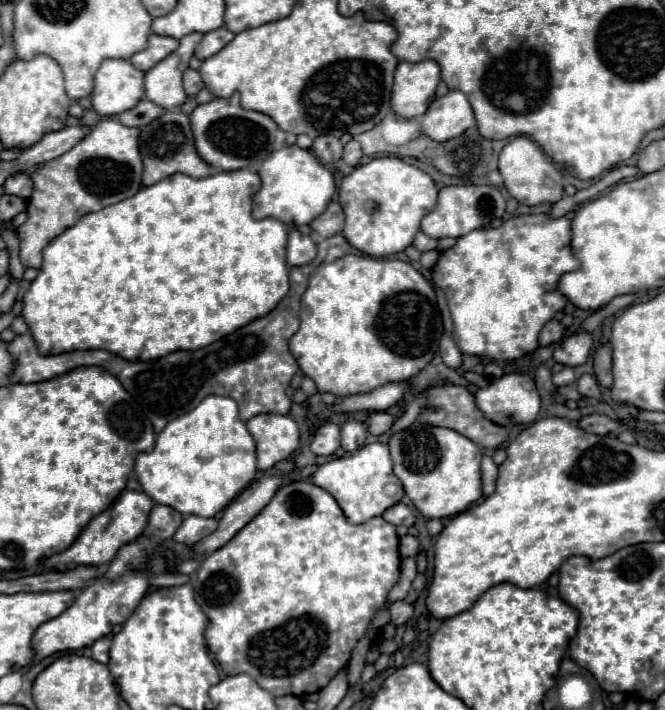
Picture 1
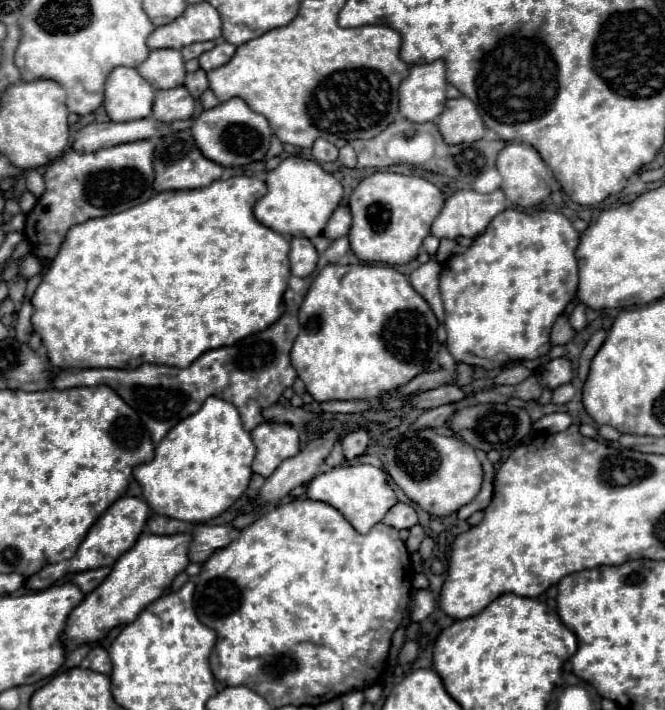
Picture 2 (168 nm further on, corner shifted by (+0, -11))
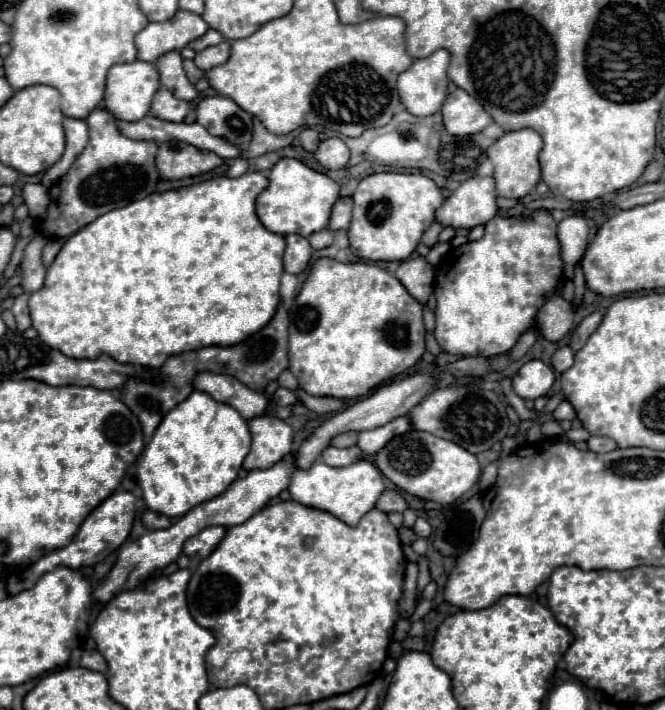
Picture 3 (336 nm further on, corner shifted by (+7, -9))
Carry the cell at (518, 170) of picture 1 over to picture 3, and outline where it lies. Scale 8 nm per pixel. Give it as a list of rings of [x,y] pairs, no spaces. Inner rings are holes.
[[[518,129],[504,133],[498,141],[494,141],[488,147],[488,159],[494,165],[494,181],[496,181],[496,193],[500,197],[510,197],[510,199],[520,199],[528,193],[534,191],[536,183],[540,181],[540,165],[538,165],[538,153],[542,151],[542,137],[530,129]]]

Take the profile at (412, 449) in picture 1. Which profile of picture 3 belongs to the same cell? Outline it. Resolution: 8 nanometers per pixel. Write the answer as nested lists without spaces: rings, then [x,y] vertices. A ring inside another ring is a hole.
[[[414,429],[386,443],[386,447],[376,455],[376,467],[406,493],[432,499],[440,505],[452,505],[480,479],[480,463],[476,455],[452,441],[444,441],[432,433]]]

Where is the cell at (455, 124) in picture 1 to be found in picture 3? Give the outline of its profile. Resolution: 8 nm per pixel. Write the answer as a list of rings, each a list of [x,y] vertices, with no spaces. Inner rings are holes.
[[[456,89],[448,95],[448,101],[442,105],[442,117],[446,131],[458,137],[480,133],[492,123],[492,117],[486,113],[482,103],[464,89]]]

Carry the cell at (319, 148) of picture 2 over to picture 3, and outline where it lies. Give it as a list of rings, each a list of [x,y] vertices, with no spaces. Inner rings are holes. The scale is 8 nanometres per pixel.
[[[304,127],[302,133],[300,133],[300,145],[302,145],[306,151],[314,153],[318,143],[320,143],[320,139],[318,139],[318,131],[314,131],[314,129],[310,129],[310,127]]]

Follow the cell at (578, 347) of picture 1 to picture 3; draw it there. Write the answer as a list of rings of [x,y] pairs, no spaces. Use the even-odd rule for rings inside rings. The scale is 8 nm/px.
[[[542,361],[524,363],[512,377],[512,391],[522,399],[544,397],[554,383],[554,369]]]

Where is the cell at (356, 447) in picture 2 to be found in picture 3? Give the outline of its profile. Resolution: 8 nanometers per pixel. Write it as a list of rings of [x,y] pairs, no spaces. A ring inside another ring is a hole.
[[[348,431],[348,433],[340,433],[340,435],[336,435],[332,441],[330,441],[330,445],[334,445],[334,447],[352,447],[352,445],[356,445],[356,437],[358,437],[358,433],[356,431]]]

